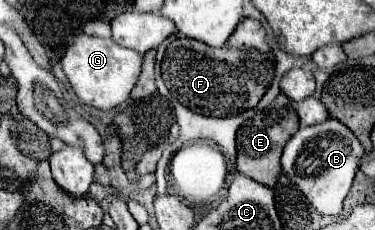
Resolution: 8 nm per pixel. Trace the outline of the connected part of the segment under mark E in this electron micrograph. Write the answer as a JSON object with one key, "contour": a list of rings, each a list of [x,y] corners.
{"contour":[[[280,93],[266,111],[256,113],[248,123],[242,125],[242,131],[238,131],[236,169],[266,187],[274,187],[282,171],[280,167],[282,149],[296,131],[298,131],[298,115],[294,111],[294,105],[284,93]]]}

